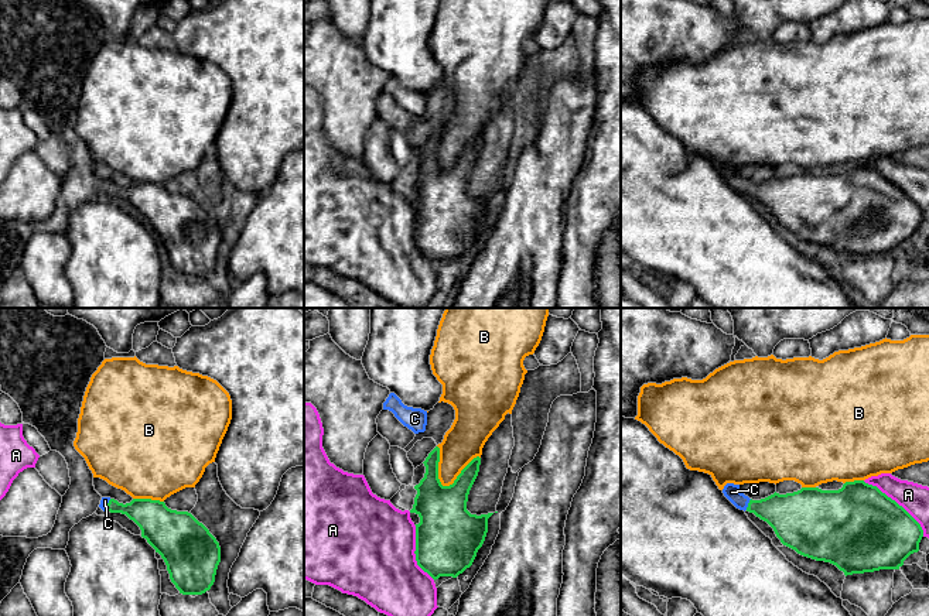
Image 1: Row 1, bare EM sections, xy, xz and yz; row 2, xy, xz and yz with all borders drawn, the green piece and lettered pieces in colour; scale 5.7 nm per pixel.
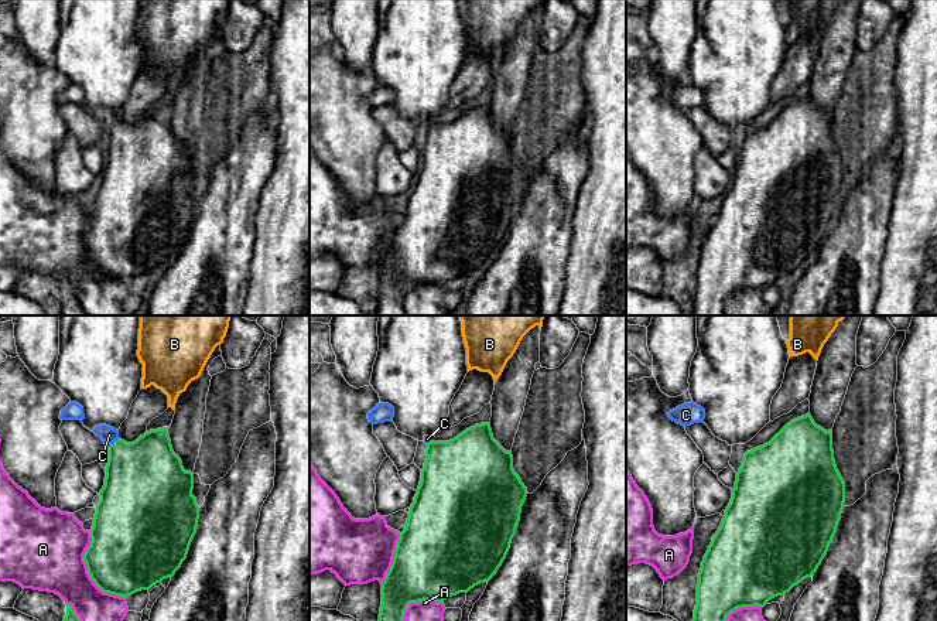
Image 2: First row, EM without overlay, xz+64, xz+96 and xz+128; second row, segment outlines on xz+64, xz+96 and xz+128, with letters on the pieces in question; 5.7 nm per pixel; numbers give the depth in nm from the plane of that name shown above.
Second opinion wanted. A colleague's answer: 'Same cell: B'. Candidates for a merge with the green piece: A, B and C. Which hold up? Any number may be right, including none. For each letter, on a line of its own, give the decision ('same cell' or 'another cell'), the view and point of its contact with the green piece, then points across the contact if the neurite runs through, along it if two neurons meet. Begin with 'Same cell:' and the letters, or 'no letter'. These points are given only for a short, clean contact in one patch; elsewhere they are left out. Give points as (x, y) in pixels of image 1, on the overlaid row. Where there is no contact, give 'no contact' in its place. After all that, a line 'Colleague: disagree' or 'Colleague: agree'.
Same cell: C
A: another cell; contact yz (895, 502)
B: another cell; contact xz (460, 474)
C: same cell; contact yz (748, 505); way yz (791, 516), (776, 509), (748, 505), (731, 492)
Colleague: disagree

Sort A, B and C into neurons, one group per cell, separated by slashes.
A / B / C

